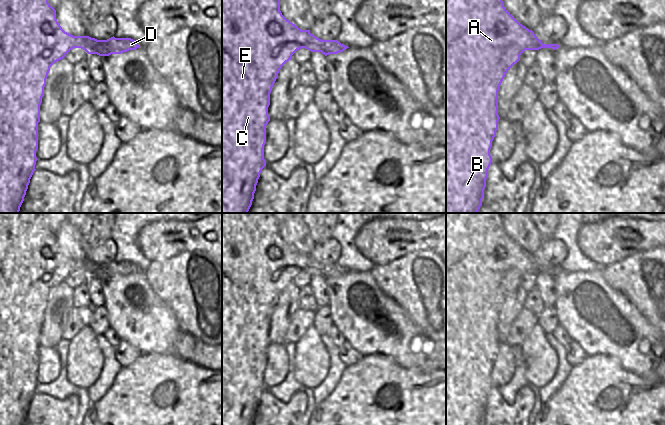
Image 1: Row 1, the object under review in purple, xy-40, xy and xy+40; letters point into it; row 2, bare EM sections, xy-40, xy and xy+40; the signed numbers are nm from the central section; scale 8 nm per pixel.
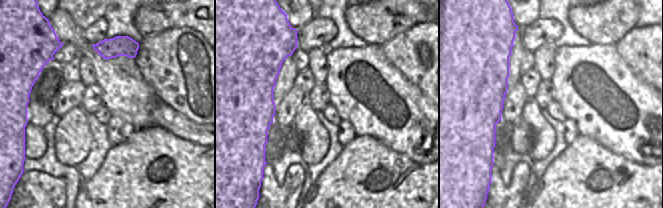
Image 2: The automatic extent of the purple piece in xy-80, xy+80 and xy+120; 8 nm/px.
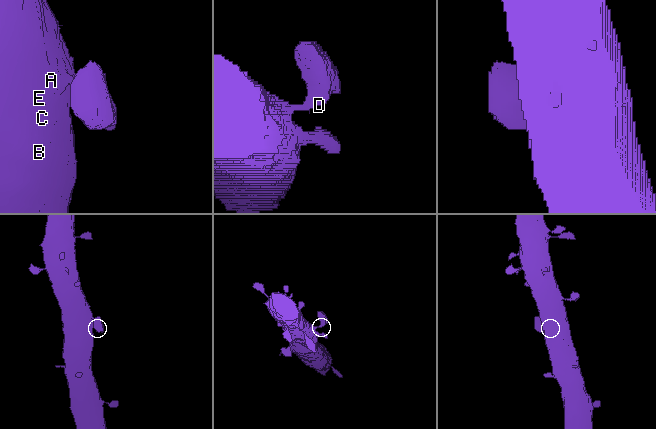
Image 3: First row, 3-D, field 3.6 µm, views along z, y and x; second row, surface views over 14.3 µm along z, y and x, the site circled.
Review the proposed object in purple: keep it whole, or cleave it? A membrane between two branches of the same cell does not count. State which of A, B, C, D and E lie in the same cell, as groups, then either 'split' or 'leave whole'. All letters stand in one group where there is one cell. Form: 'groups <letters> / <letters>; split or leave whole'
groups A B C D E; leave whole

